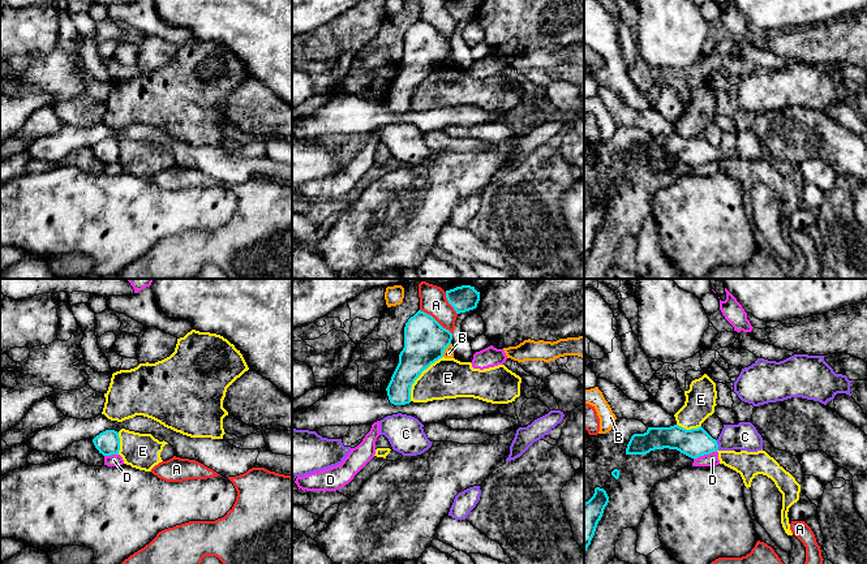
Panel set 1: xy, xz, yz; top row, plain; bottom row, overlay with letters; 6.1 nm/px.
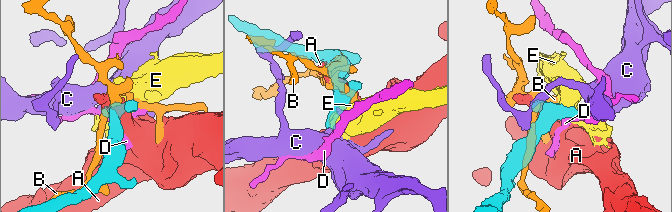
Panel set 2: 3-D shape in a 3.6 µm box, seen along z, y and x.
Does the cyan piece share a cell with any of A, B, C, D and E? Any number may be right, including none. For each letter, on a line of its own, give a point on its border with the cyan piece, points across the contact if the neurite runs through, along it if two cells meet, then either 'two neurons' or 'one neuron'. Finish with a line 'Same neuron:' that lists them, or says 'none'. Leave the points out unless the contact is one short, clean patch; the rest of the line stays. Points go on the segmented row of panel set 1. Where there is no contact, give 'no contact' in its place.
A: meets cyan in xz at (434, 319); two neurons
B: meets cyan in xz at (445, 349); border along xz (450, 343), (442, 356); two neurons
C: meets cyan in yz at (717, 446); runs through yz (694, 443), (717, 446), (733, 437), (745, 437); one neuron
D: meets cyan in yz at (704, 453); border along yz (716, 450), (694, 459); two neurons
E: meets cyan in xz at (419, 375); border along xz (442, 356), (432, 362), (415, 380), (410, 400); two neurons
Same neuron: C

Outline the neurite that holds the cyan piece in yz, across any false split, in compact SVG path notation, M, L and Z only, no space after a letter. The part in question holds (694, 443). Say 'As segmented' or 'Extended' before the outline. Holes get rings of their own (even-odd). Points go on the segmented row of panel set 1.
Extended. M751 422L724 425L718 439L713 439L701 426L686 430L678 425L670 427L648 427L644 434L634 434L627 444L626 455L647 455L654 449L677 449L698 458L716 451L763 449L763 438Z

